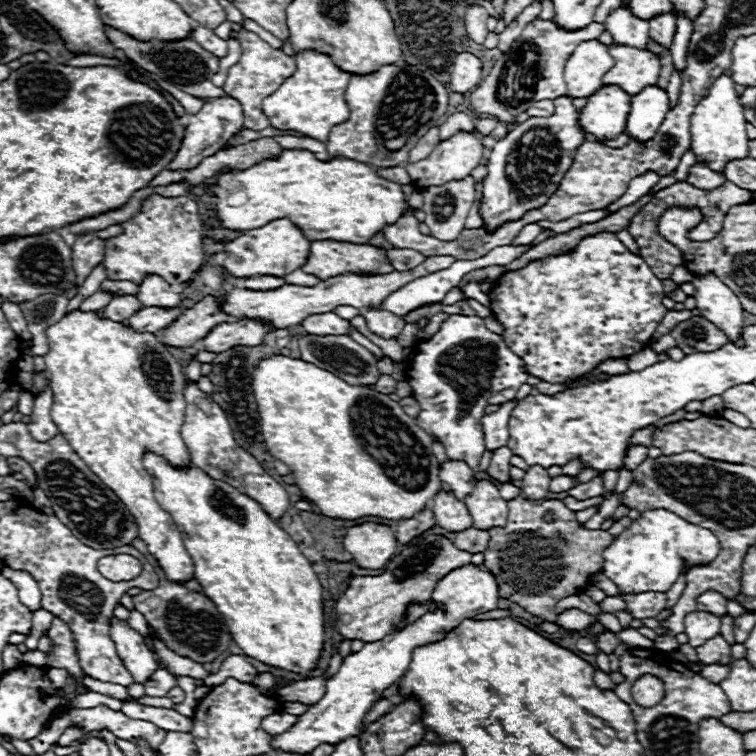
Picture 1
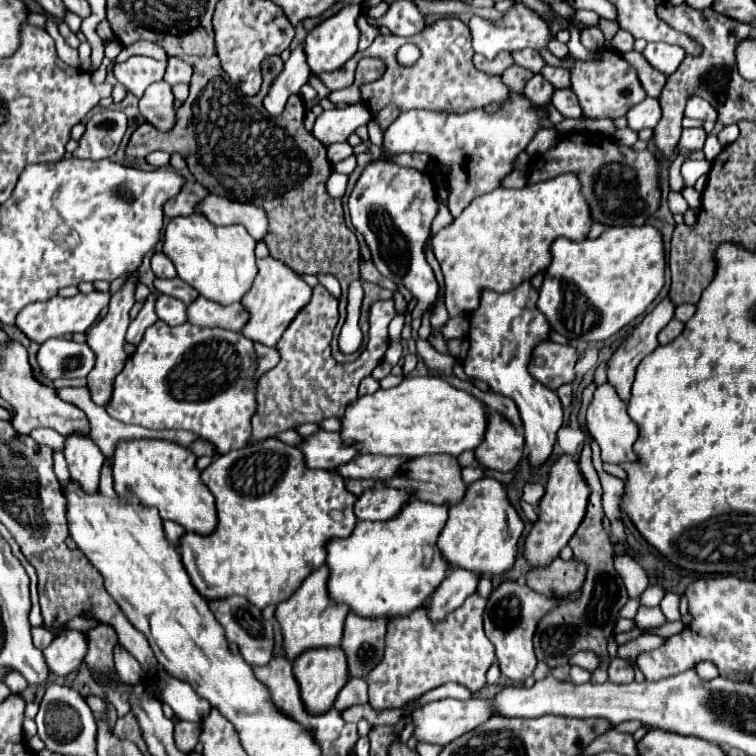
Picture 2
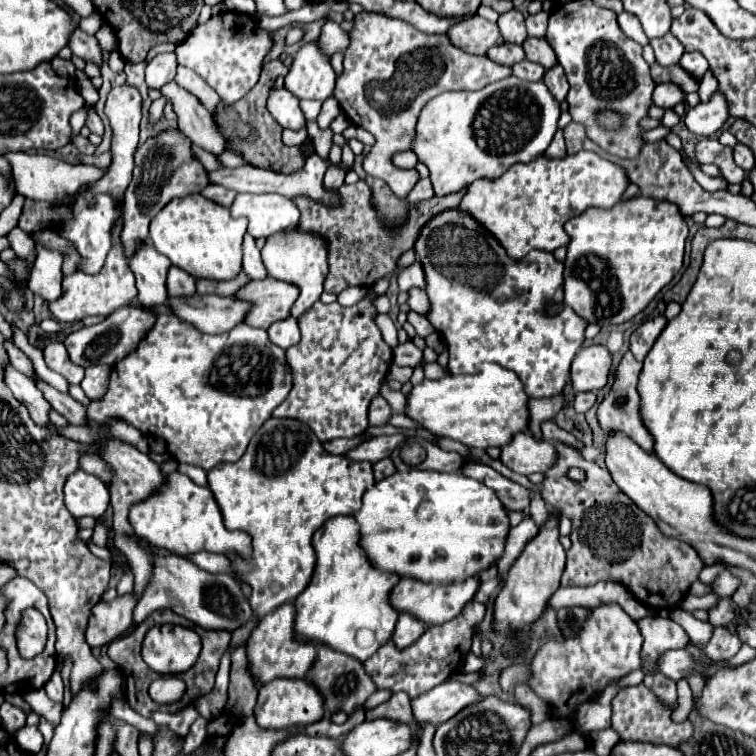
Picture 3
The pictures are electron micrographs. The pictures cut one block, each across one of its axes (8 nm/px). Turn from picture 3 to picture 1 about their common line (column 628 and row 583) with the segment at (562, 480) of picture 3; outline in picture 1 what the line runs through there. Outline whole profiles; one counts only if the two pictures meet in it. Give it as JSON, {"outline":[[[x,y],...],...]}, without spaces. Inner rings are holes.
{"outline":[[[516,496],[512,500],[508,500],[508,522],[504,528],[490,528],[490,544],[484,552],[484,568],[490,570],[496,576],[498,588],[500,588],[500,596],[508,598],[512,602],[516,602],[518,606],[526,608],[530,614],[548,620],[548,622],[556,622],[558,614],[556,614],[556,604],[566,598],[566,596],[574,596],[578,592],[582,592],[584,588],[588,588],[590,584],[590,574],[602,572],[604,568],[604,550],[614,542],[614,536],[608,534],[606,530],[588,530],[584,528],[578,520],[576,520],[576,512],[568,510],[564,506],[562,500],[542,500],[542,504],[532,506],[532,502],[528,502],[524,496]],[[556,532],[562,534],[568,544],[554,544],[556,540]]]}

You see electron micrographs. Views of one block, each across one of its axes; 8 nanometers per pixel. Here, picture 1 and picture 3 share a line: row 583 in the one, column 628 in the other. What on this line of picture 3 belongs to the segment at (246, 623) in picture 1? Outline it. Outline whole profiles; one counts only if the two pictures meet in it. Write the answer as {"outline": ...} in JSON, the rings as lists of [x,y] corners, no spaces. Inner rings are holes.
{"outline":[[[634,196],[630,200],[620,200],[612,208],[590,208],[574,216],[564,224],[570,236],[568,254],[564,260],[564,302],[576,310],[590,324],[622,324],[642,312],[650,300],[674,278],[684,262],[684,246],[688,238],[688,224],[680,214],[678,206],[672,202],[662,202],[656,198]]]}

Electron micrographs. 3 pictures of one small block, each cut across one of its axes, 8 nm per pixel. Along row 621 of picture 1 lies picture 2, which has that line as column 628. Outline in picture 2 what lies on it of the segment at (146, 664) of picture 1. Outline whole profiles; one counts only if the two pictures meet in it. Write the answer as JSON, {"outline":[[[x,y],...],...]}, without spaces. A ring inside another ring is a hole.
{"outline":[[[646,96],[640,104],[636,104],[628,114],[628,126],[636,132],[640,132],[642,128],[654,128],[658,124],[662,116],[662,110],[660,110],[660,102],[656,98],[650,98]]]}

